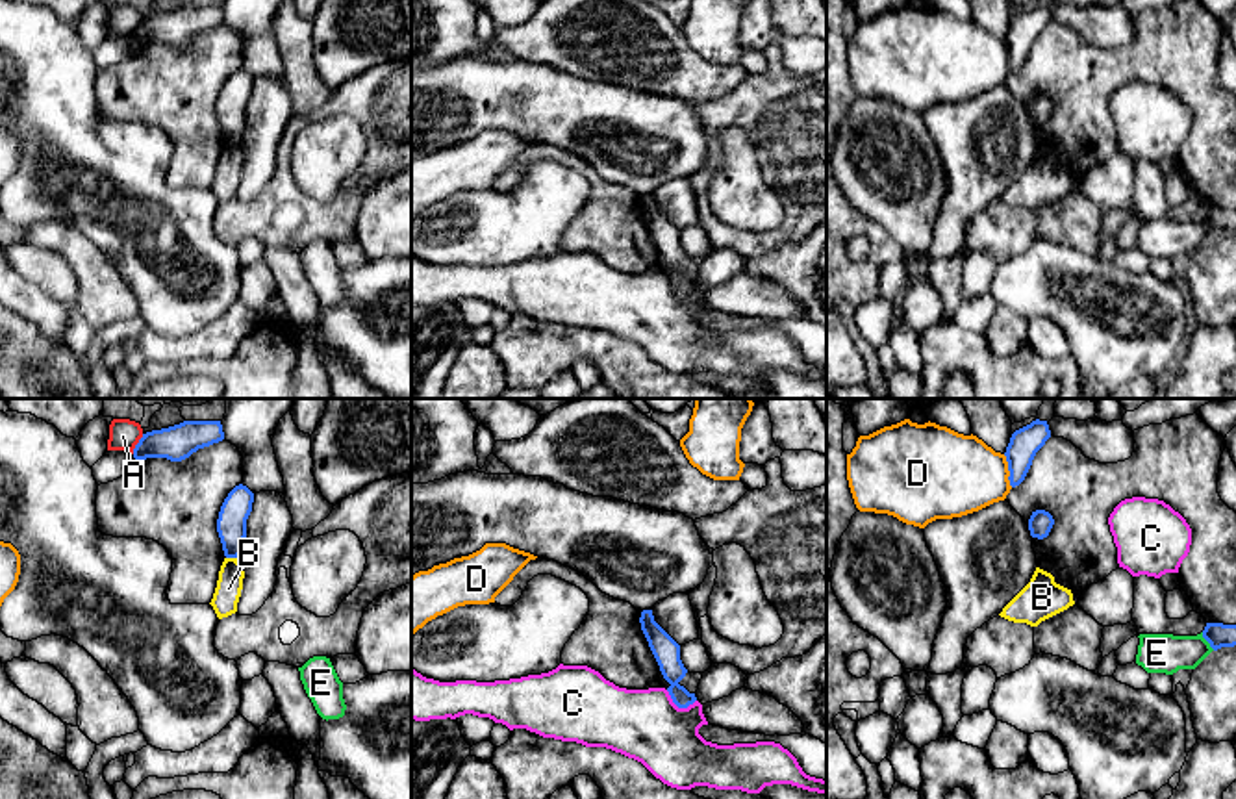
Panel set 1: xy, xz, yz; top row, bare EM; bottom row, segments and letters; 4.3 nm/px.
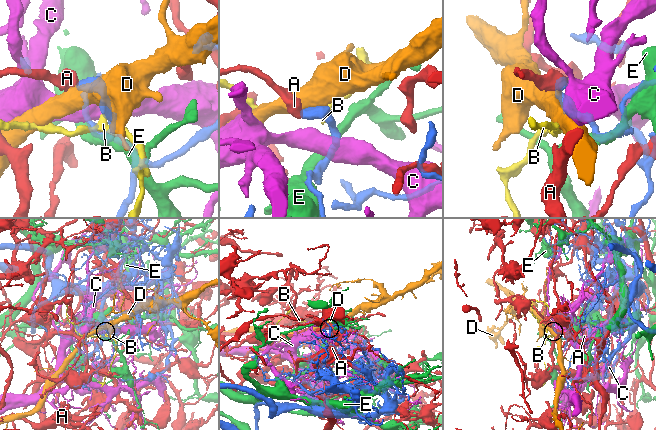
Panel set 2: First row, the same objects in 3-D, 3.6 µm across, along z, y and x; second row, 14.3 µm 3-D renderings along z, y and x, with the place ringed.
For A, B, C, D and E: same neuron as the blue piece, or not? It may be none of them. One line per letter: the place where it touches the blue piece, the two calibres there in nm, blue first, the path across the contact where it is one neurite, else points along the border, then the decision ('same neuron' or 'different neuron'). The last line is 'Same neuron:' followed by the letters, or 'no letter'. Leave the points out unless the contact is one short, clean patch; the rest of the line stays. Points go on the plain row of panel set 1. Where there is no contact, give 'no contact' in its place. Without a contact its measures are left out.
A: meets blue in xy at (138, 28); 150 nm thick on the blue side, 140 nm on the other; different neuron
B: meets blue in xy at (232, 141); 130 nm thick on the blue side, 110 nm on the other; border along xy (227, 141), (236, 143); different neuron
C: meets blue in xz at (679, 291); 120 nm thick on the blue side, 300 nm on the other; different neuron
D: meets blue in yz at (1008, 54); 130 nm thick on the blue side, 360 nm on the other; border along yz (1003, 39), (1012, 71); different neuron
E: meets blue in yz at (1207, 225); 110 nm thick on the blue side, 180 nm on the other; different neuron
Same neuron: no letter

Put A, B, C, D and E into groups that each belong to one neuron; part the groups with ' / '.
A / B / C / D / E

